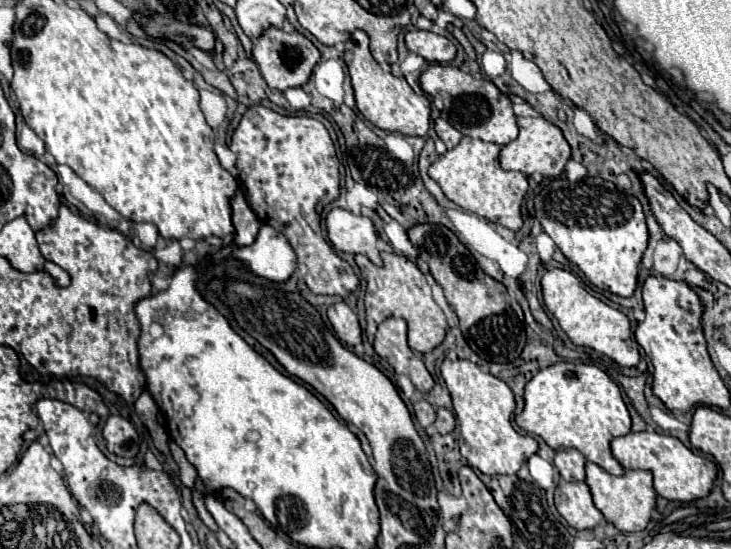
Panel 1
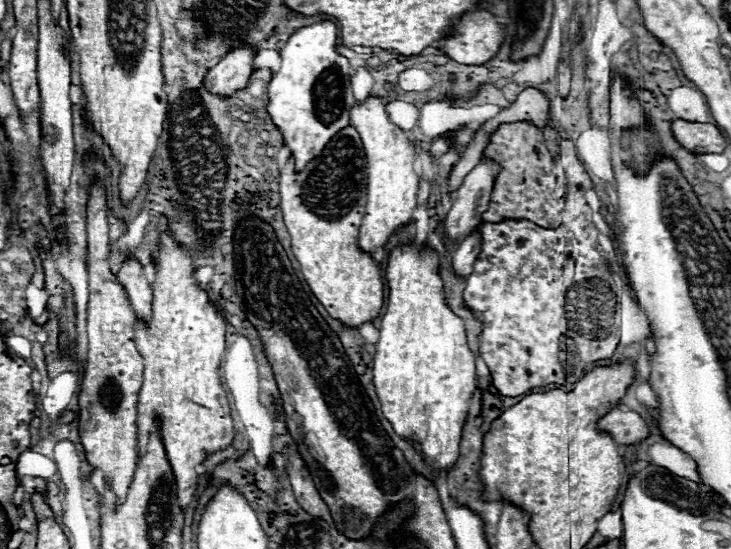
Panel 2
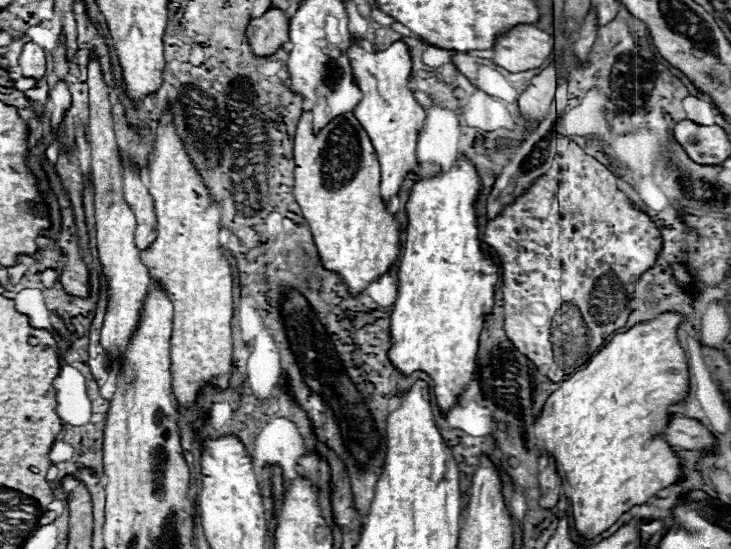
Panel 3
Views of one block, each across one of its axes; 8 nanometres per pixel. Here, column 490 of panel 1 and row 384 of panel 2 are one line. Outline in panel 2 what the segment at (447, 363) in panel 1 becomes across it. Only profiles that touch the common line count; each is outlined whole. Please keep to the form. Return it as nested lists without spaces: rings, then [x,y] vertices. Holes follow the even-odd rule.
[[[414,242],[400,244],[390,252],[386,280],[390,286],[384,316],[380,320],[380,340],[374,354],[374,386],[382,402],[382,414],[392,422],[394,432],[420,442],[426,462],[430,462],[434,472],[450,470],[458,458],[458,446],[462,440],[462,430],[468,416],[468,402],[476,388],[476,368],[474,352],[470,350],[466,328],[462,318],[458,318],[444,296],[444,284],[440,278],[438,252],[426,244],[418,248]]]

